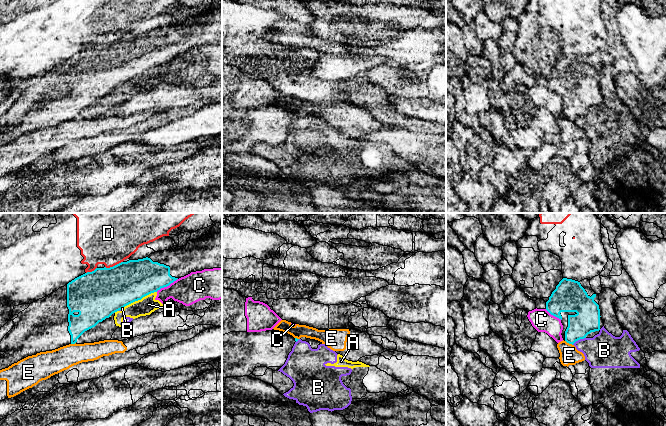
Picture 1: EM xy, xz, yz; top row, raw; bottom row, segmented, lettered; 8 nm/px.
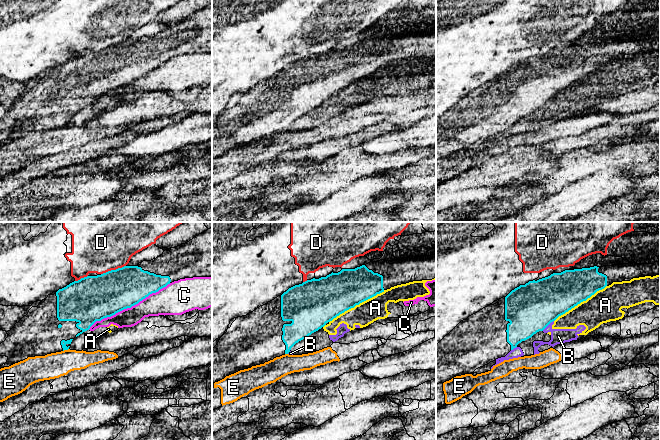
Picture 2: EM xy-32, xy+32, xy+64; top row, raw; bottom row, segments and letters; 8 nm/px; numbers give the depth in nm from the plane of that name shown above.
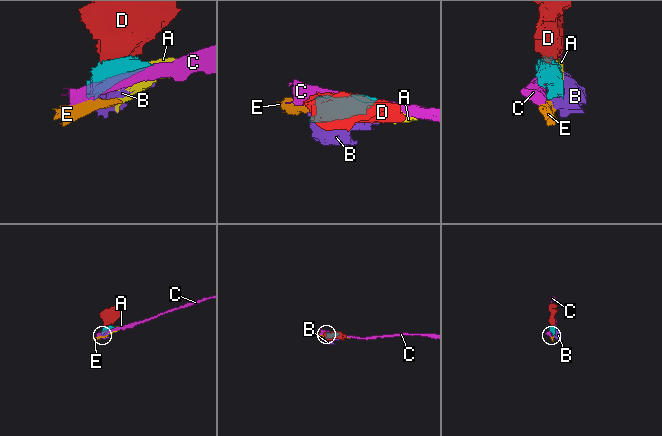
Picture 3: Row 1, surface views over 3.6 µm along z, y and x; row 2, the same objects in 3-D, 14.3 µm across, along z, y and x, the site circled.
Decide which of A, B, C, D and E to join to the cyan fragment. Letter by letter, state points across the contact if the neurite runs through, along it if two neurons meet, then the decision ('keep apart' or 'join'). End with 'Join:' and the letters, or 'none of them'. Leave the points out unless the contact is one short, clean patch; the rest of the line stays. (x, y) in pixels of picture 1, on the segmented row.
A: keep apart
B: keep apart
C: keep apart
D: border along xy (122, 261), (105, 267); keep apart
E: border along yz (565, 340), (572, 345); keep apart
Join: none of them

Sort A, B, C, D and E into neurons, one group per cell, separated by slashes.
A B / C / D / E

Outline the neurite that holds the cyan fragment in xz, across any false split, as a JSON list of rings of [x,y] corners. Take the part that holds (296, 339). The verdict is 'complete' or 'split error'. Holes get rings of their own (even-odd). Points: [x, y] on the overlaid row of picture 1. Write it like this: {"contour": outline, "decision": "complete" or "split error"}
{"contour": [[[279,330],[222,336],[222,378],[243,377],[257,367],[282,367],[299,339]]], "decision": "split error"}

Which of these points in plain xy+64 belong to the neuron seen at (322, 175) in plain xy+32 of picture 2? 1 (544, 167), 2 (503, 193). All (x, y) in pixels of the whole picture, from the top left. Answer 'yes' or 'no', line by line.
1: no
2: yes

